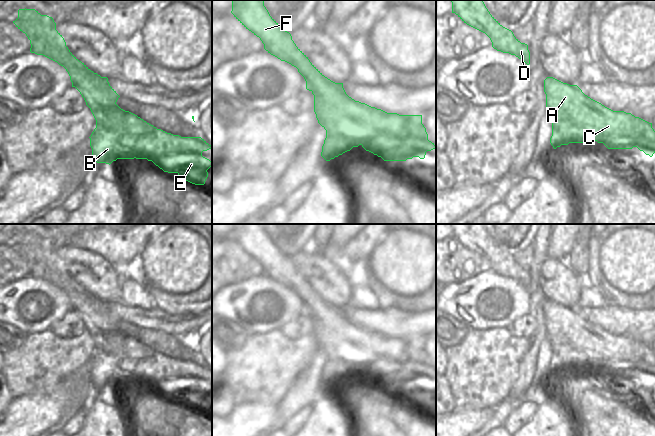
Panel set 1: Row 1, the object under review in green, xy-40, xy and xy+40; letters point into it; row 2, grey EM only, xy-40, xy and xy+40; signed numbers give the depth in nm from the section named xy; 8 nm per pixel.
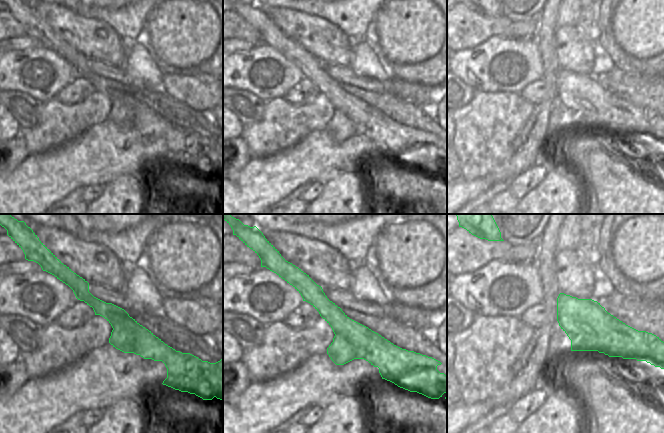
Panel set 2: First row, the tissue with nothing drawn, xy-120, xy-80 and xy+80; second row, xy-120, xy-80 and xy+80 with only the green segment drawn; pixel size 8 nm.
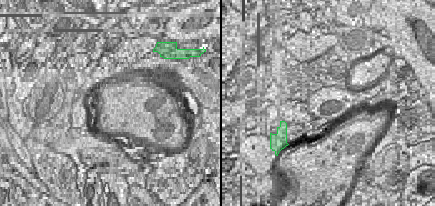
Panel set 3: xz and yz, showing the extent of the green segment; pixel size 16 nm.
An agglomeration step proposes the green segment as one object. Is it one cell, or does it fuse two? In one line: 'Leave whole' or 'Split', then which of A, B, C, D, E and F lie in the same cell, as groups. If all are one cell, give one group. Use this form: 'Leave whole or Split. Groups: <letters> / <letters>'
Split. Groups: A C D F / B E.

